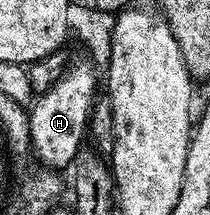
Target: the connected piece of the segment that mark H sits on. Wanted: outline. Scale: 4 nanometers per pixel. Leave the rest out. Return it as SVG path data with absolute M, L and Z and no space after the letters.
M69 63L58 82L54 82L50 90L35 97L28 112L28 143L31 155L43 167L49 170L64 170L64 167L67 164L69 167L82 151L80 143L85 143L90 113L97 97L96 73L97 69L91 63Z

